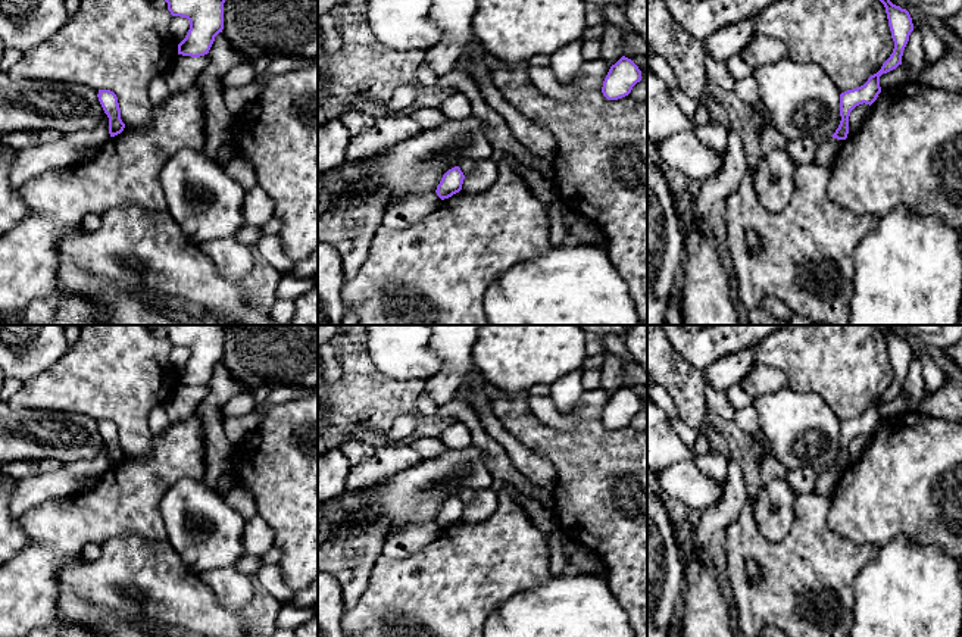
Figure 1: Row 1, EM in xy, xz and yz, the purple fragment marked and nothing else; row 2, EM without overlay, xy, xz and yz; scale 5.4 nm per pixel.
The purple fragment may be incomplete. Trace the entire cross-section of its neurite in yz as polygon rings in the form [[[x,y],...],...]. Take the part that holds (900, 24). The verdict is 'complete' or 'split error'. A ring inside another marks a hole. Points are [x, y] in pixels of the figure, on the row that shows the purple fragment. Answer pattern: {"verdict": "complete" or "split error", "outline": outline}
{"verdict": "complete", "outline": [[[890,0],[880,1],[886,7],[894,49],[890,57],[883,63],[881,69],[871,75],[863,85],[840,94],[841,121],[835,132],[831,135],[837,140],[847,138],[850,112],[859,104],[865,103],[871,106],[877,100],[878,94],[881,93],[880,76],[902,65],[903,50],[909,41],[911,32],[913,31],[912,18],[906,9],[893,4]]]}

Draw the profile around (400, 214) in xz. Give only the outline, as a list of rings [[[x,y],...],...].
[[[427,193],[419,197],[405,197],[385,204],[382,212],[382,224],[387,228],[403,229],[407,228],[430,213],[432,213],[441,204],[441,199],[437,193]]]

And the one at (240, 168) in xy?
[[[234,153],[231,160],[225,163],[224,171],[237,181],[246,193],[257,185],[254,165],[243,153]]]

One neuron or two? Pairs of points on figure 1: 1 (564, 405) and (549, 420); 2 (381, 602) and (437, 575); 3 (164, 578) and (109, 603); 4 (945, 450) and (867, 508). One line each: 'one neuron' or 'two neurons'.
1: two neurons
2: one neuron
3: one neuron
4: one neuron

